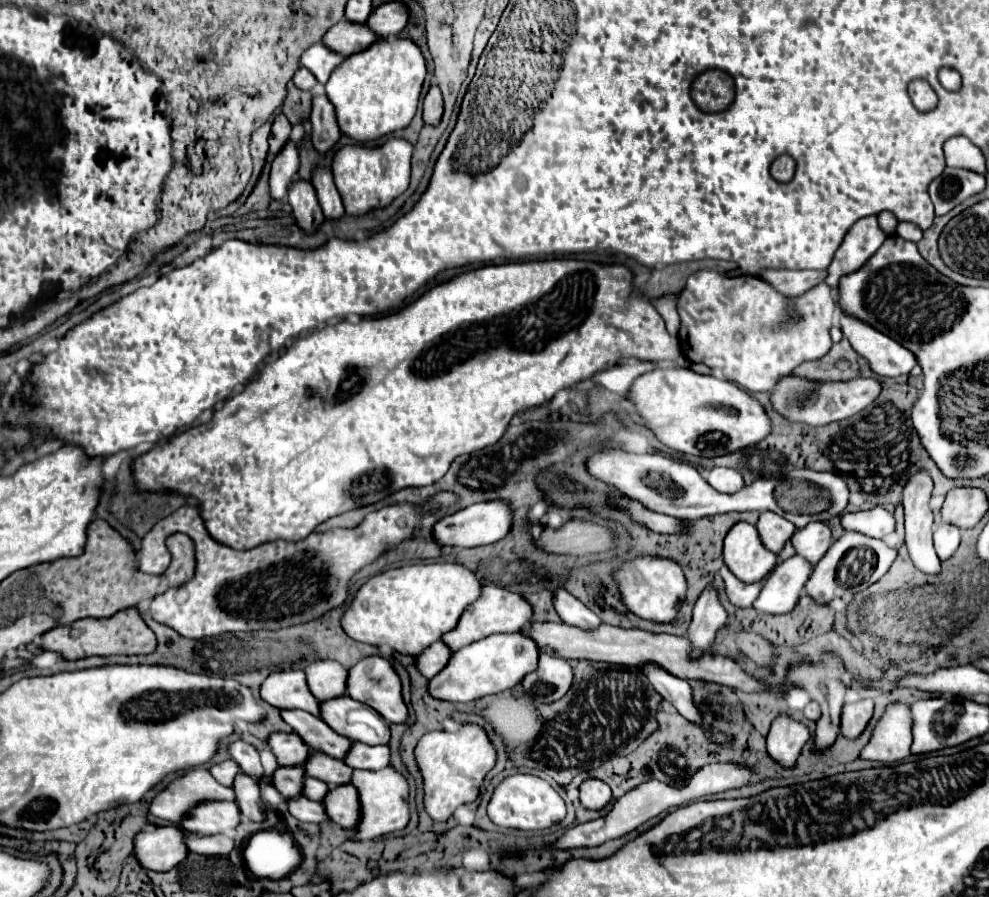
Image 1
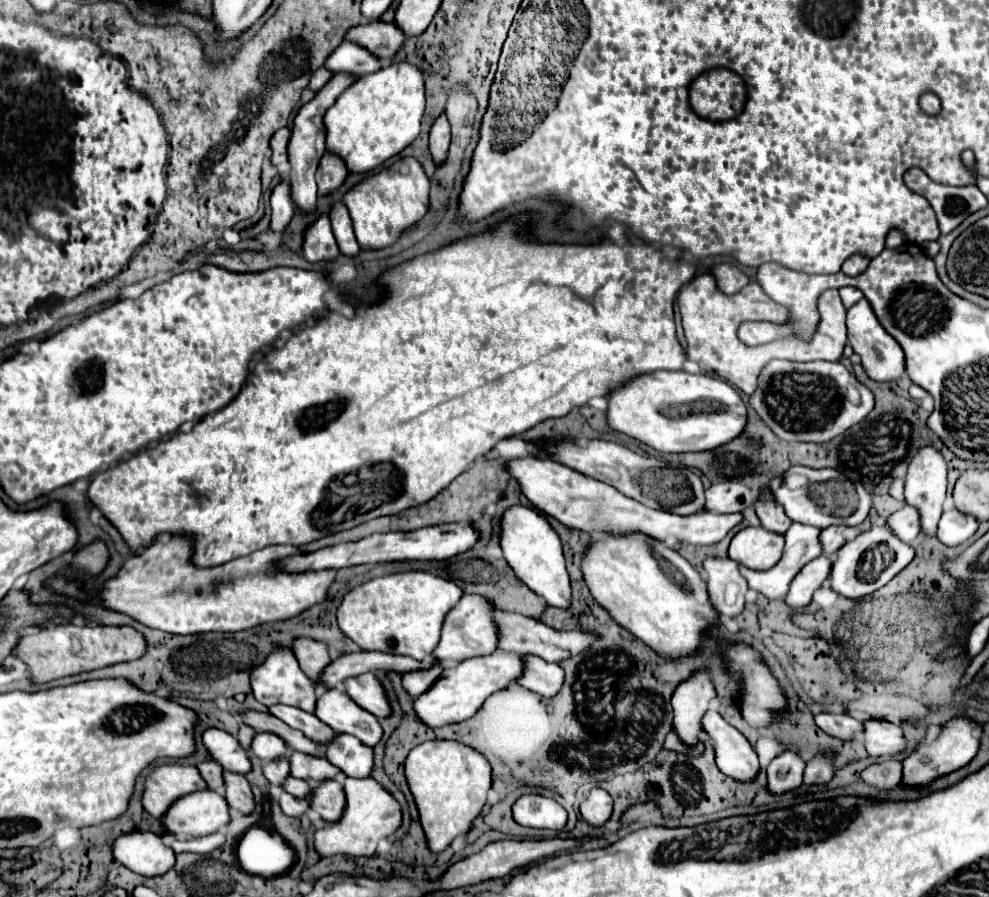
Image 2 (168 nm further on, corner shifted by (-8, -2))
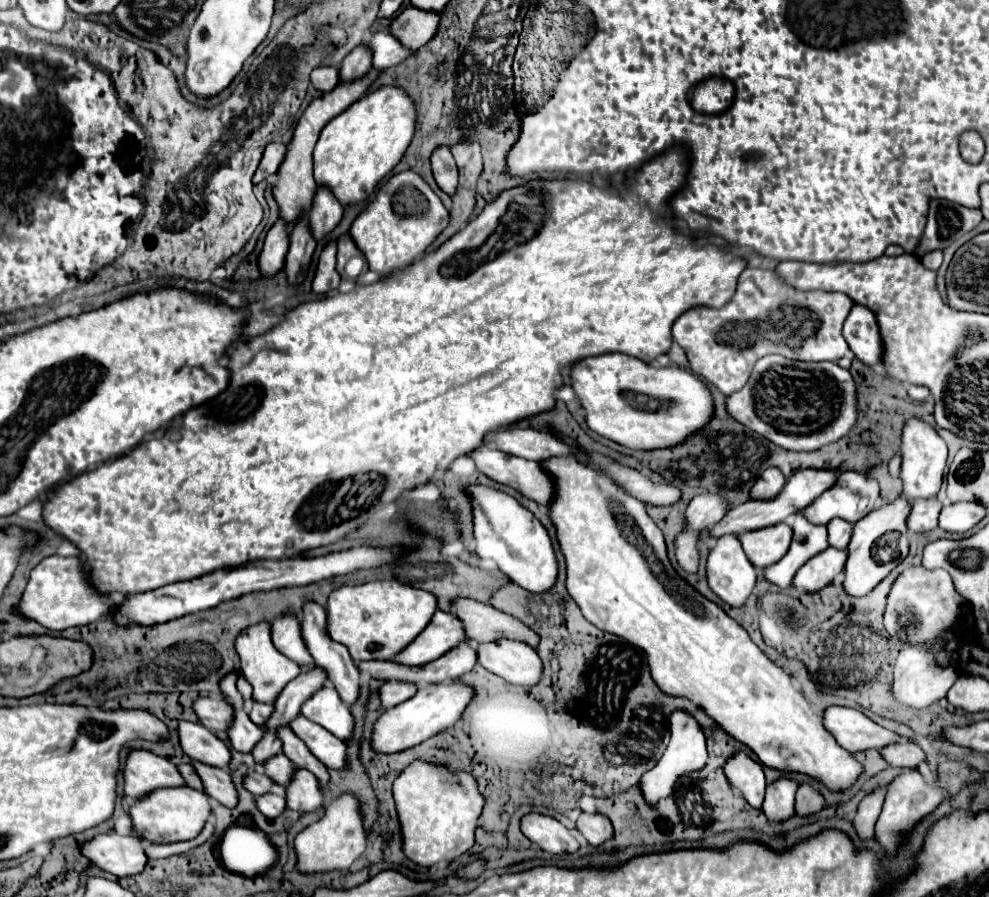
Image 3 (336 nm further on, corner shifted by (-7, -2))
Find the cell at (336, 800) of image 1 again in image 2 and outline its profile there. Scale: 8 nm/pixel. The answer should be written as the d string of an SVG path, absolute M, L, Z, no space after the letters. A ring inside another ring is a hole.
M324 780L306 798L310 808L318 812L326 822L334 822L344 810L344 790L336 780Z

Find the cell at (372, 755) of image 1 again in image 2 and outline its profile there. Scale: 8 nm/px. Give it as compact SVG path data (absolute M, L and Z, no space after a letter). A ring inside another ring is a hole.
M336 734L328 742L326 758L350 778L366 778L372 772L372 748L348 734Z

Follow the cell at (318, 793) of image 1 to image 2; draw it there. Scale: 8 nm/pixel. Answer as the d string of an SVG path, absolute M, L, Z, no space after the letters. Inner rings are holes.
M288 776L288 778L282 782L282 790L286 790L288 794L292 794L292 796L296 796L296 798L306 798L312 788L308 786L308 782L296 780L296 778Z

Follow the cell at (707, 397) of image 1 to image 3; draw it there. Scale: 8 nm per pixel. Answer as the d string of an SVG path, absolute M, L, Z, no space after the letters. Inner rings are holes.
M603 354L577 362L569 384L587 410L587 426L617 444L633 450L673 448L707 426L715 414L709 384L689 370L669 366L655 368L627 354Z

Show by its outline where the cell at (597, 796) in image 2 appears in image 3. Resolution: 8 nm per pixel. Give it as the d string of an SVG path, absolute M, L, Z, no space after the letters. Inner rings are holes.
M581 812L577 818L577 828L587 838L587 842L593 846L599 846L613 836L611 820L607 820L607 816L603 816L601 812L597 812L597 814Z

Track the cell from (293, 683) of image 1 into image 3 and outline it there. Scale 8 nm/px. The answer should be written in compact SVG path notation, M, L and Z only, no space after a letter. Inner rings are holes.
M261 622L255 626L245 628L235 642L237 654L241 658L241 670L243 676L247 678L247 682L253 686L253 700L255 702L265 702L265 704L273 704L275 696L279 696L279 692L301 672L301 668L289 660L287 656L283 656L271 642L271 632L269 632L269 624Z

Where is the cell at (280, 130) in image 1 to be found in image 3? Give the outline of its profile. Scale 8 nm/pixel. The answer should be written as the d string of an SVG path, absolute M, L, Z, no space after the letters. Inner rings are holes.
M271 142L263 152L263 158L261 158L261 164L253 176L253 182L257 184L257 182L269 178L271 174L275 174L279 170L279 164L283 162L285 152L287 152L287 146L283 142Z

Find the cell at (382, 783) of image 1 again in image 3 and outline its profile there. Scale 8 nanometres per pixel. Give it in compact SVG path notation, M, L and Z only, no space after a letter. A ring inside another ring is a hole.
M343 792L325 808L325 814L315 824L307 826L295 838L297 850L297 868L301 872L325 872L325 870L347 870L367 848L367 830L363 824L361 814L361 800L351 794Z

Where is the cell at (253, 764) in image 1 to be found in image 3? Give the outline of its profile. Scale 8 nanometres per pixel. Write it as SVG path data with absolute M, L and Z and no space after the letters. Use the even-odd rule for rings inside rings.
M181 722L179 724L179 738L183 752L197 762L227 768L231 762L231 750L219 740L213 732L203 728L195 722Z

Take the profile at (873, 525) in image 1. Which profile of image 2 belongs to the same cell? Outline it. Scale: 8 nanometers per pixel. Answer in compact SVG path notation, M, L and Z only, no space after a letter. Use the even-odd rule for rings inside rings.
M904 506L902 510L894 512L886 524L892 528L892 532L896 532L896 536L900 536L900 540L908 544L920 534L920 514L914 506Z

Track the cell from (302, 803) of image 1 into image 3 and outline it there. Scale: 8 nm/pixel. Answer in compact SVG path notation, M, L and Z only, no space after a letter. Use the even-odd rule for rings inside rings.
M263 794L257 796L257 806L267 818L277 818L287 810L287 802L281 794Z

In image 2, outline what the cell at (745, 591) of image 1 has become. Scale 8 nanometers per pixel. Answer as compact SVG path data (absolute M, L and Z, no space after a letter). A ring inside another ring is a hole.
M792 524L788 528L788 532L784 534L786 536L786 546L784 546L784 554L780 558L780 562L770 568L770 570L750 570L746 566L740 568L740 574L748 580L748 586L756 592L762 592L766 598L780 598L784 600L786 594L788 594L788 588L790 588L790 582L794 580L794 576L814 558L818 558L822 554L822 544L820 544L820 528L814 528L814 526L804 526L804 524Z

